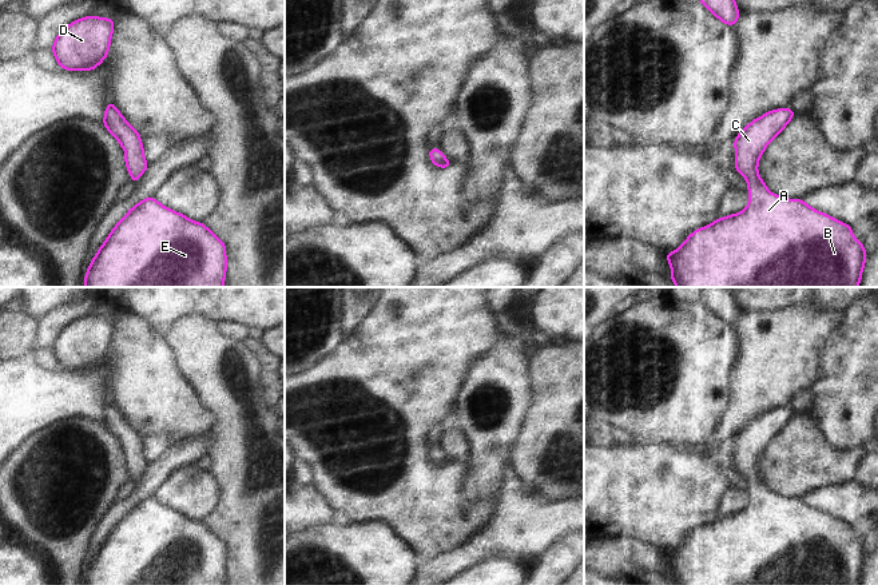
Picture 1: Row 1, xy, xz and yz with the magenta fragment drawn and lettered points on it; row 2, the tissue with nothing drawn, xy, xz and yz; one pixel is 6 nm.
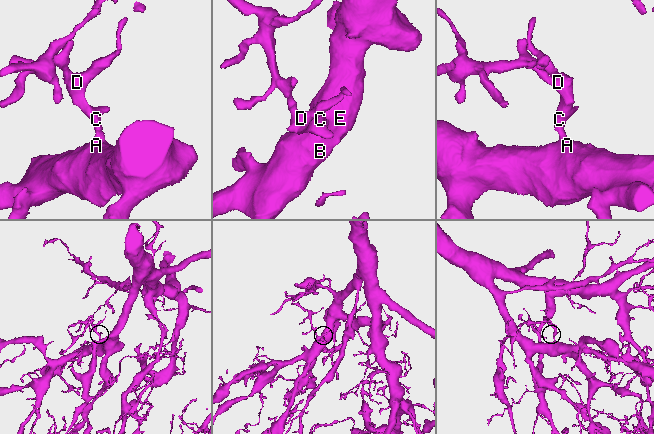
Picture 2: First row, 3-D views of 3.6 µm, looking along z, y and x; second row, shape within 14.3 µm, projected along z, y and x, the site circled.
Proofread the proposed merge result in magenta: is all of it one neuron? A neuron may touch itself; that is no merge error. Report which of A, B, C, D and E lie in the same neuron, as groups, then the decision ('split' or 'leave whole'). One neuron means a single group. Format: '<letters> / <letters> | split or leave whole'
A B C D E | leave whole

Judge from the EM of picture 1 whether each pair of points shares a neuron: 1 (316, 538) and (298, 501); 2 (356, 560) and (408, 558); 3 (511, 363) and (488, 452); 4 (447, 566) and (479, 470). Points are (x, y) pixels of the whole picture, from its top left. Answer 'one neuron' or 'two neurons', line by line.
1: two neurons
2: one neuron
3: one neuron
4: two neurons

